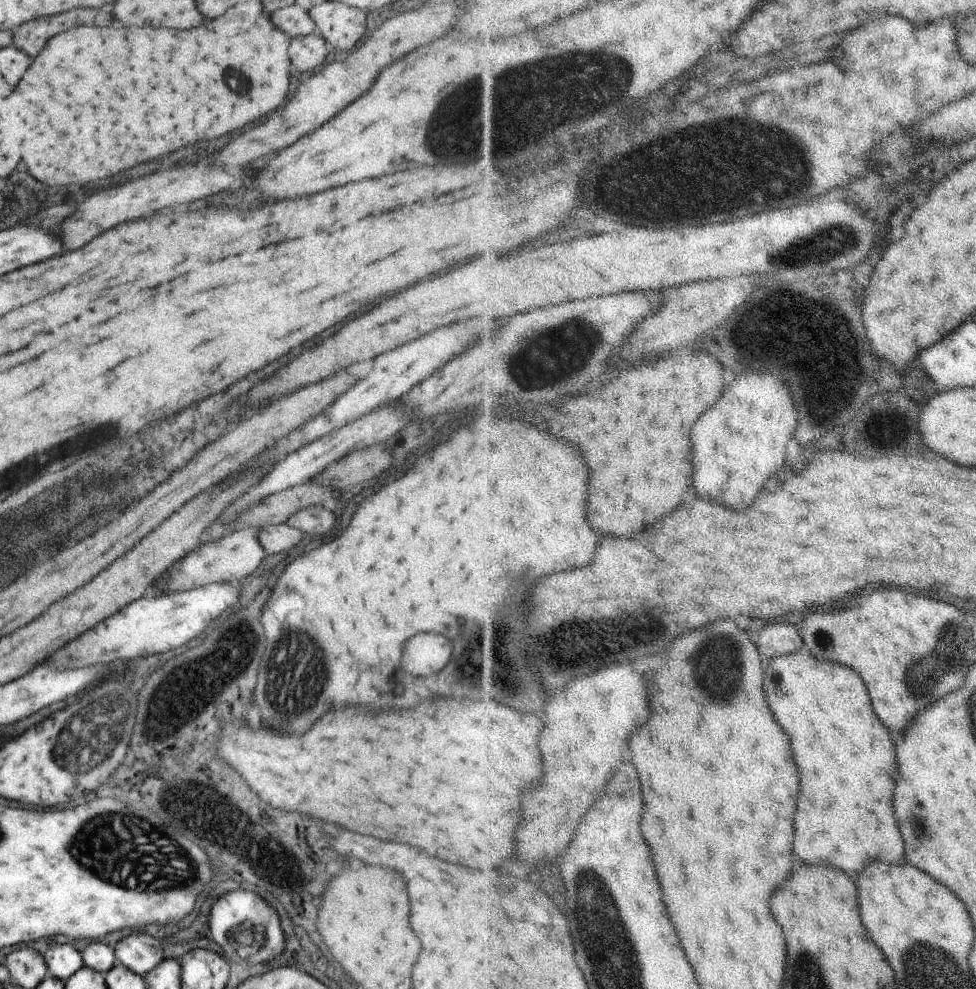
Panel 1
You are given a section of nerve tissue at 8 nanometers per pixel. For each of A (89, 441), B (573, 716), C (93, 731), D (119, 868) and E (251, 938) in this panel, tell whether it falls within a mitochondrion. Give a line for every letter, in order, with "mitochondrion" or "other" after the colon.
A: mitochondrion
B: other
C: mitochondrion
D: mitochondrion
E: mitochondrion

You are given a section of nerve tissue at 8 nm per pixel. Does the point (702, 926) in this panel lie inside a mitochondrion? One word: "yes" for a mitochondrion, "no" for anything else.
no

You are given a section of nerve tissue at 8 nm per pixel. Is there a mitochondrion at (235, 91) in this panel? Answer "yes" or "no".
yes

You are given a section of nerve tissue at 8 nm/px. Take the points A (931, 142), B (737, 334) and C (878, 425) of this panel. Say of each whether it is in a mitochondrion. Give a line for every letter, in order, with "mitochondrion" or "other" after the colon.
A: other
B: other
C: other

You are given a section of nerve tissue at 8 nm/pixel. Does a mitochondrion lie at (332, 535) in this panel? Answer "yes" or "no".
no

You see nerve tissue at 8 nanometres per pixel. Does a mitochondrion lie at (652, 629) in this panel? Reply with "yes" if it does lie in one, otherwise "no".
no

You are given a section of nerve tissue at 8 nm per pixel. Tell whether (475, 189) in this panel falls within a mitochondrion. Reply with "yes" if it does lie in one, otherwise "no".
no

